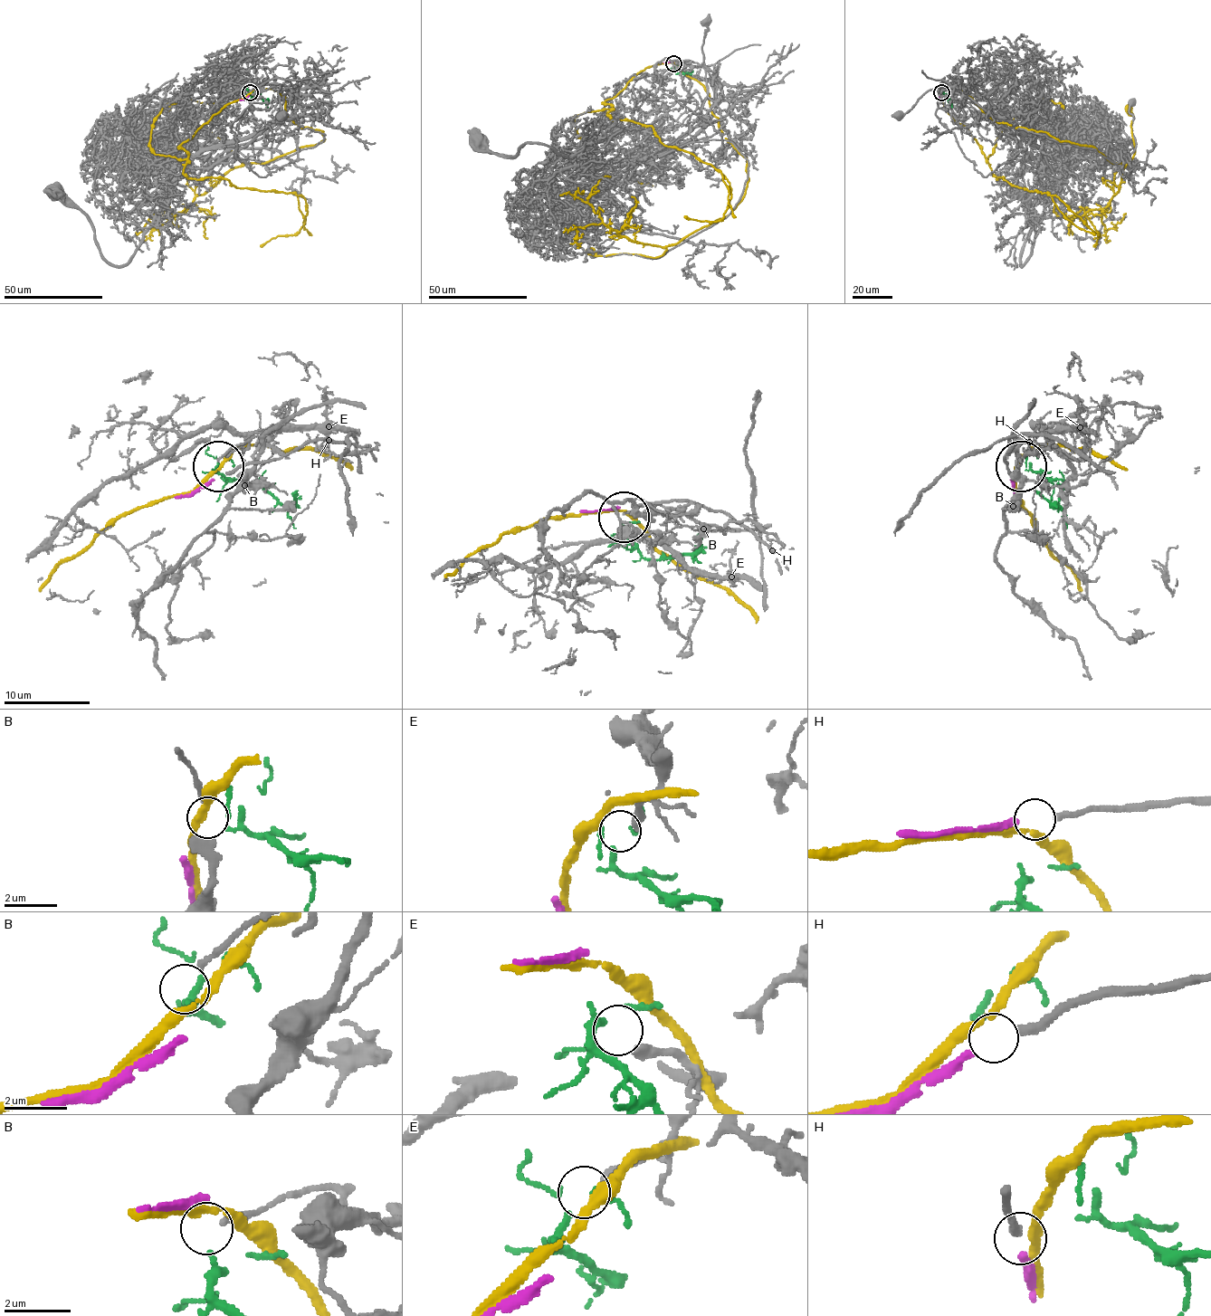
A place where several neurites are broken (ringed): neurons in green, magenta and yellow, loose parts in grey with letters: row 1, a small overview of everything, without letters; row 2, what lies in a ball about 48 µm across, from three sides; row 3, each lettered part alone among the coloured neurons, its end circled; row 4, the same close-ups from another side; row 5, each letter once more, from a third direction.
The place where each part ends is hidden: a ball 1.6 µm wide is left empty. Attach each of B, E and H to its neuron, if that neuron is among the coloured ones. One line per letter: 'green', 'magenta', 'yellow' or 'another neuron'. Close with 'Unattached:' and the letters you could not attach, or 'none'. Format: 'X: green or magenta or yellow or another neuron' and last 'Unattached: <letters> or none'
B: another neuron
E: green
H: magenta
Unattached: B

